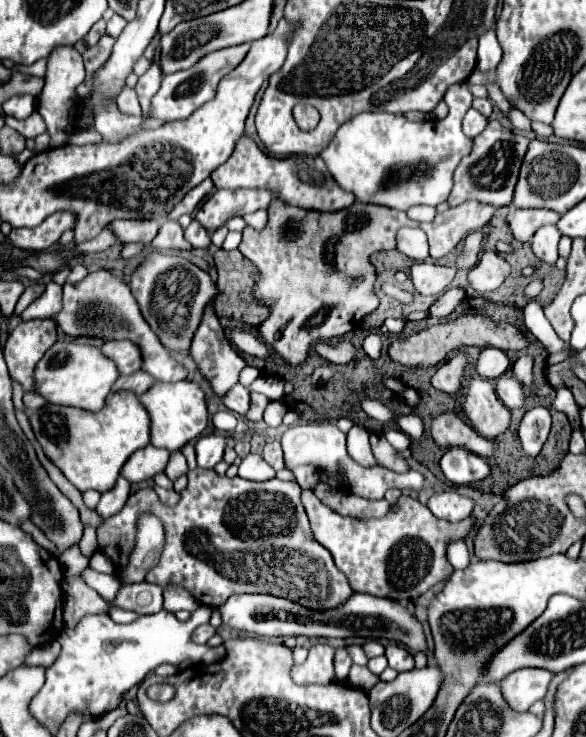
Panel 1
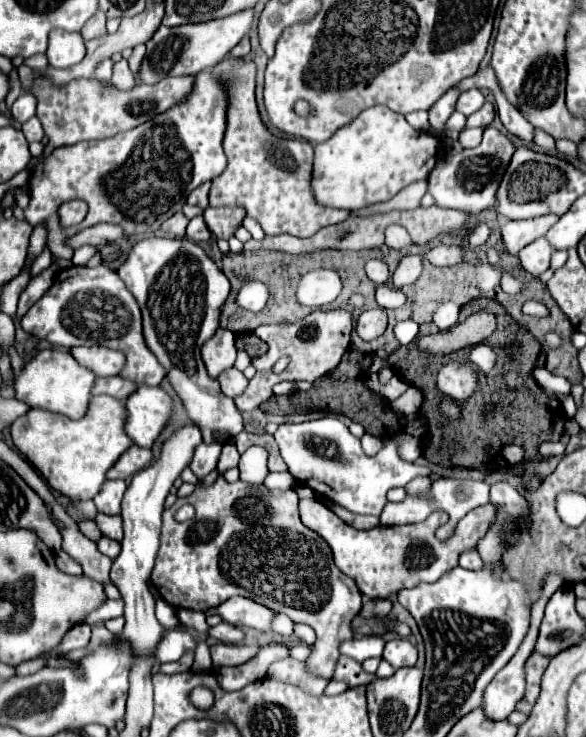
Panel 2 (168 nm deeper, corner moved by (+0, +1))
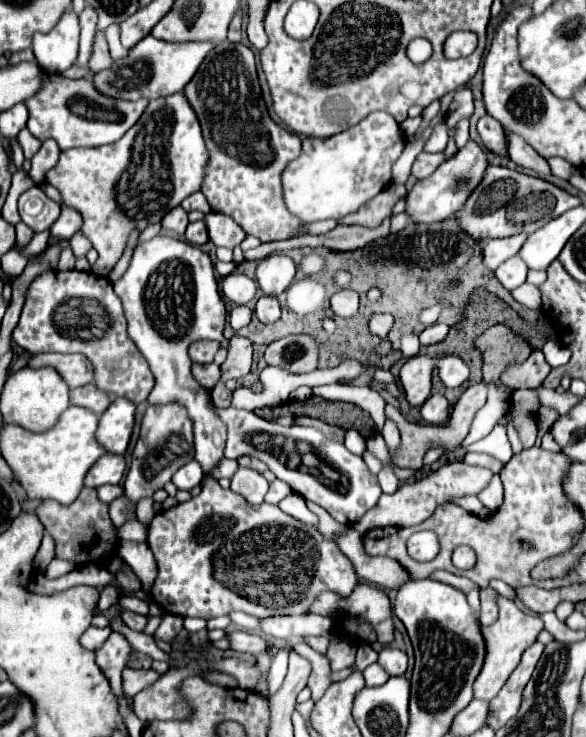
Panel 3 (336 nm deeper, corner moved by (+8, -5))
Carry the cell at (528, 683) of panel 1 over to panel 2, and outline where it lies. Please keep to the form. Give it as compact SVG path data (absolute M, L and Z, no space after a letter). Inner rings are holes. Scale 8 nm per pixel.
M545 589L545 597L541 597L535 603L535 607L531 609L531 627L529 627L527 637L523 639L519 651L513 655L513 659L507 663L507 667L503 667L503 671L499 671L499 675L495 675L495 679L483 691L481 707L489 719L495 719L495 721L507 719L507 715L515 709L515 703L519 699L523 699L523 691L525 691L523 663L525 663L527 655L533 651L533 645L537 641L539 623L543 619L543 609L545 609L549 597L551 597L551 589Z

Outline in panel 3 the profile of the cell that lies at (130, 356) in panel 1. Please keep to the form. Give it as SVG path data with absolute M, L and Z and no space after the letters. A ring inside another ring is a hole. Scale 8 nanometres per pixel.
M43 353L35 355L29 361L31 367L55 367L69 387L81 387L93 381L93 365L83 355L65 355L65 353Z

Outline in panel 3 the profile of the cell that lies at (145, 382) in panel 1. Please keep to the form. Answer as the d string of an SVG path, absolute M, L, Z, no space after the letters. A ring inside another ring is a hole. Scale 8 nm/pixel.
M95 383L71 389L71 405L87 407L97 415L103 415L107 411L107 407L111 405L111 401L113 401L113 397L107 391L101 391Z

